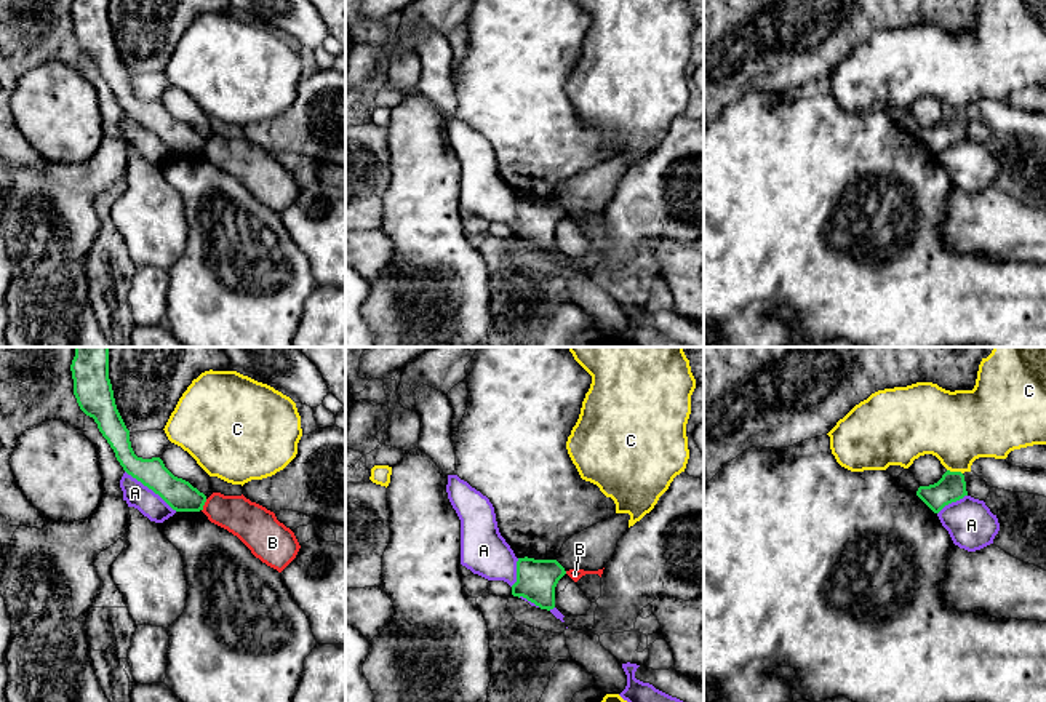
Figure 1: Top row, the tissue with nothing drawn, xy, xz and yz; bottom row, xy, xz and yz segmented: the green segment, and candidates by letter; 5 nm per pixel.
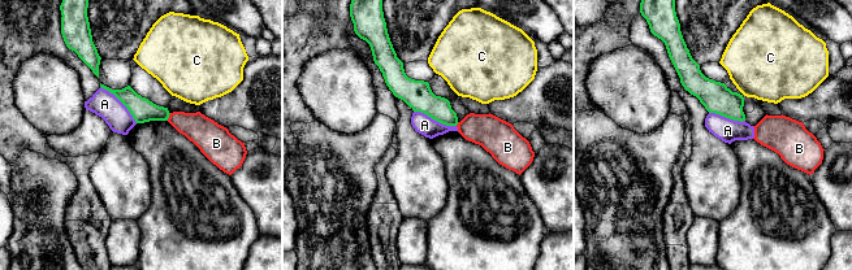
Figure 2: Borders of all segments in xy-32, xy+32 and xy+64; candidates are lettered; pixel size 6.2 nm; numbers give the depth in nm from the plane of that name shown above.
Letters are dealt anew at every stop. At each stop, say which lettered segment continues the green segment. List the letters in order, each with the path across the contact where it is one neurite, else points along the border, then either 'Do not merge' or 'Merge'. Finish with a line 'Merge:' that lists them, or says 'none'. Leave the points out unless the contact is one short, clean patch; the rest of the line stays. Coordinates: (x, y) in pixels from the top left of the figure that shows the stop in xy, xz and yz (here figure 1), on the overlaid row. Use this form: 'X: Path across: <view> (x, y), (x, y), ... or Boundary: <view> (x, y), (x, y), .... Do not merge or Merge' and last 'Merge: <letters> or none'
A: Do not merge
B: Boundary: xy (207, 499), (202, 510). Do not merge
C: Do not merge
Merge: none

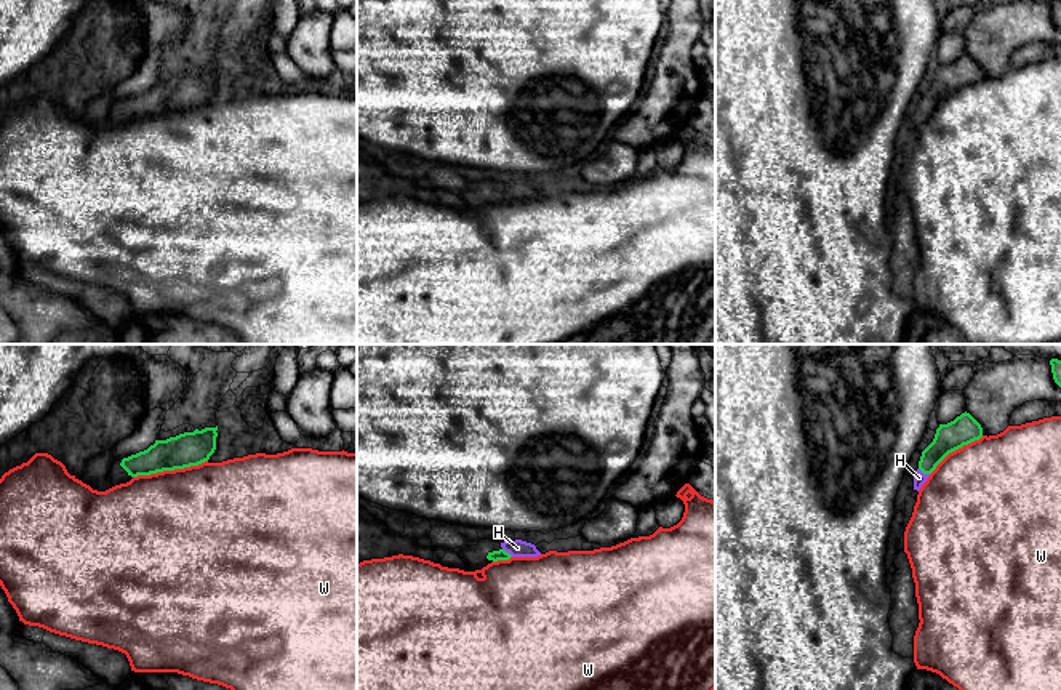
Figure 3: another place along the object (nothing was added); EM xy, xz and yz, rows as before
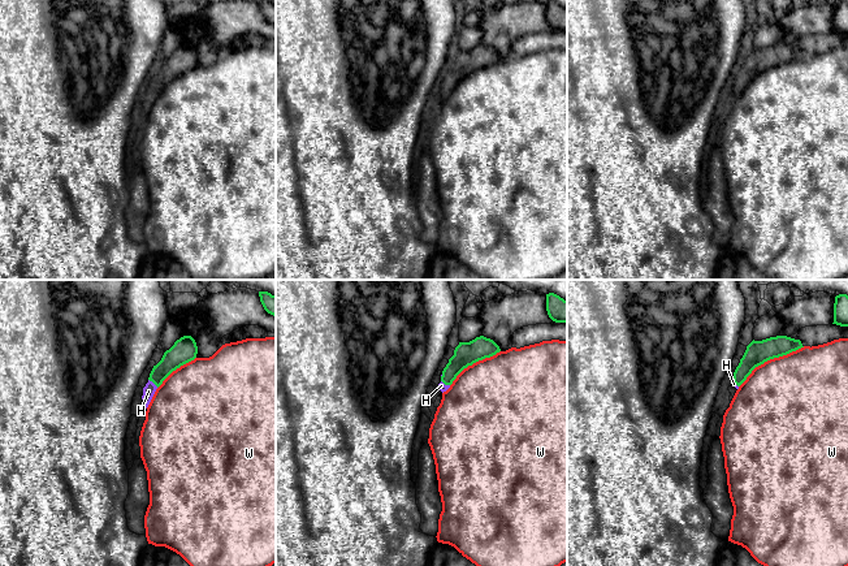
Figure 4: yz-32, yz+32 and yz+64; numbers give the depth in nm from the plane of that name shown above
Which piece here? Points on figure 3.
H: Path across: yz (952, 436), (928, 460), (924, 473), (919, 477). Merge
W: Do not merge
Merge: H

